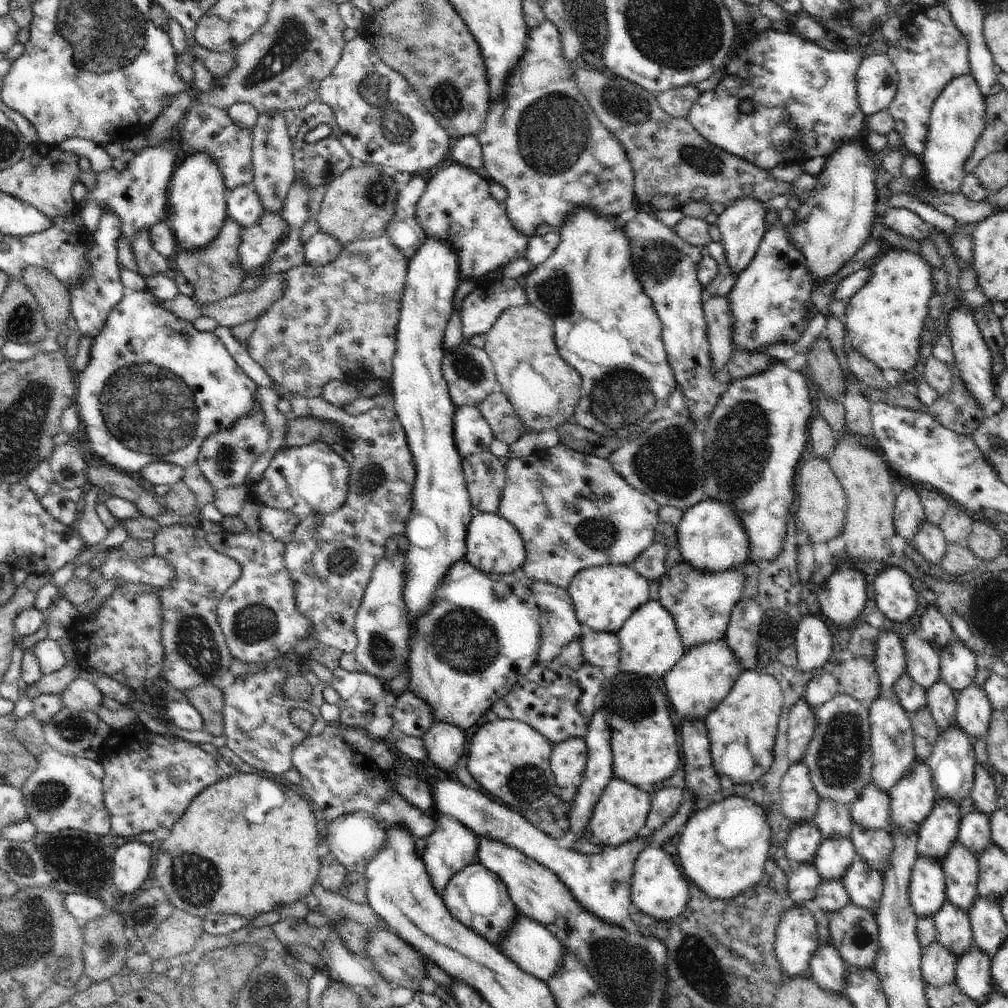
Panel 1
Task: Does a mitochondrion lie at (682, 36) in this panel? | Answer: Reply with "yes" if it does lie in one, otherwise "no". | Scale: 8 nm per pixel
yes

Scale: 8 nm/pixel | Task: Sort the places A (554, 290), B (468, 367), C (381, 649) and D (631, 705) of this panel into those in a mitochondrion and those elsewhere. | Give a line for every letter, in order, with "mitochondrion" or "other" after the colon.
A: mitochondrion
B: mitochondrion
C: mitochondrion
D: mitochondrion

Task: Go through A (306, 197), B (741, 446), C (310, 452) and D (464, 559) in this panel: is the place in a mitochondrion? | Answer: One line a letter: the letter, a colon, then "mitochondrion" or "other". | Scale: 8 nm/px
A: other
B: mitochondrion
C: other
D: other

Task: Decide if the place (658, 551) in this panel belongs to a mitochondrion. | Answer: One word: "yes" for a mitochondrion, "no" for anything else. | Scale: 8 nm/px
no

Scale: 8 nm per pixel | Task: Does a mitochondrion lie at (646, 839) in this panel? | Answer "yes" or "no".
no

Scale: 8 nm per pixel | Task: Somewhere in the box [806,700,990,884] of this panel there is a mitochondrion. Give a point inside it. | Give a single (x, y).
(840, 757)

